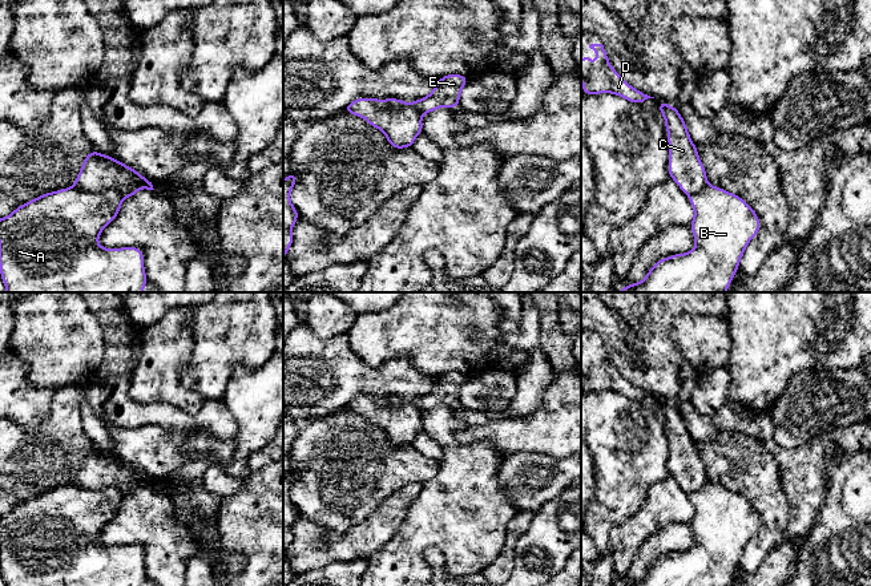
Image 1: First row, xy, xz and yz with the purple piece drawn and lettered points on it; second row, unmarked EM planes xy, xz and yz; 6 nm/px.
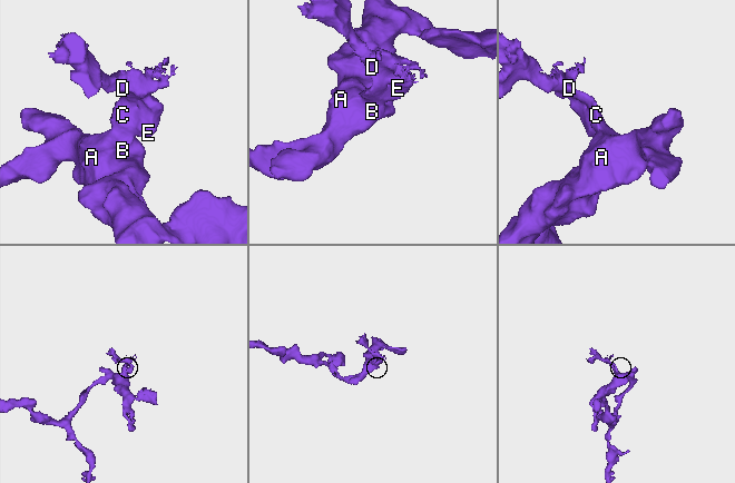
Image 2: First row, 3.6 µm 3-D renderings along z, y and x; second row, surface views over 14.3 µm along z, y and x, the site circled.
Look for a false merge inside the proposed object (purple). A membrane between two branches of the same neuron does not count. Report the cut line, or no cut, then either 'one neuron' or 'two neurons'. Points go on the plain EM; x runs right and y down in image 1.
cut xy (73, 484), (91, 489), (117, 489), (123, 496); two neurons

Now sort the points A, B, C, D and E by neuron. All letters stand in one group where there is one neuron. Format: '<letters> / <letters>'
A B / C D E

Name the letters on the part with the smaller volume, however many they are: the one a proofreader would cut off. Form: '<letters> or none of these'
C, D, E

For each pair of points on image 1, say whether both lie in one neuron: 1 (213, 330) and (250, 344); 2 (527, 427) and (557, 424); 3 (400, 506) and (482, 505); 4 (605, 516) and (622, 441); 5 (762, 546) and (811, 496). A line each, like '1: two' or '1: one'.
1: one
2: one
3: two
4: one
5: two

